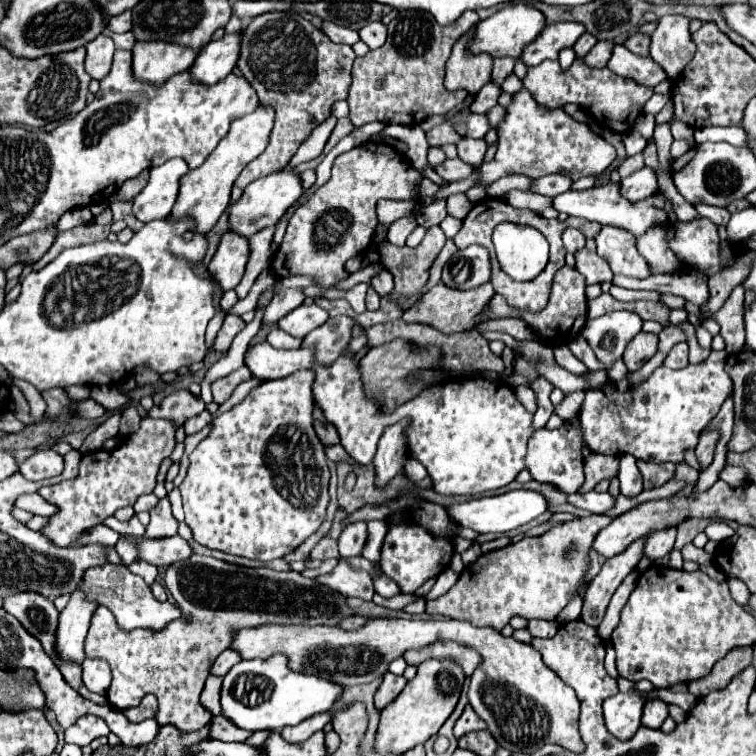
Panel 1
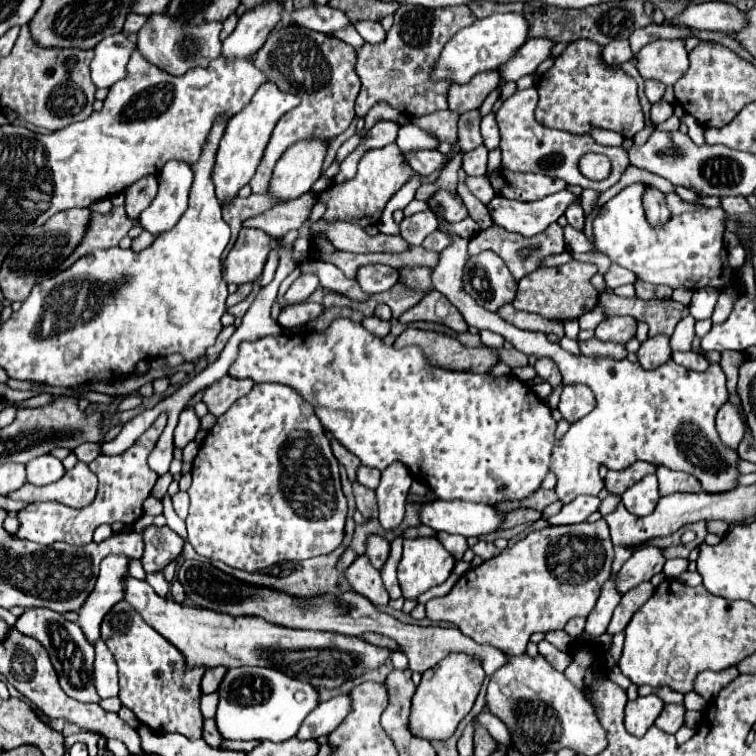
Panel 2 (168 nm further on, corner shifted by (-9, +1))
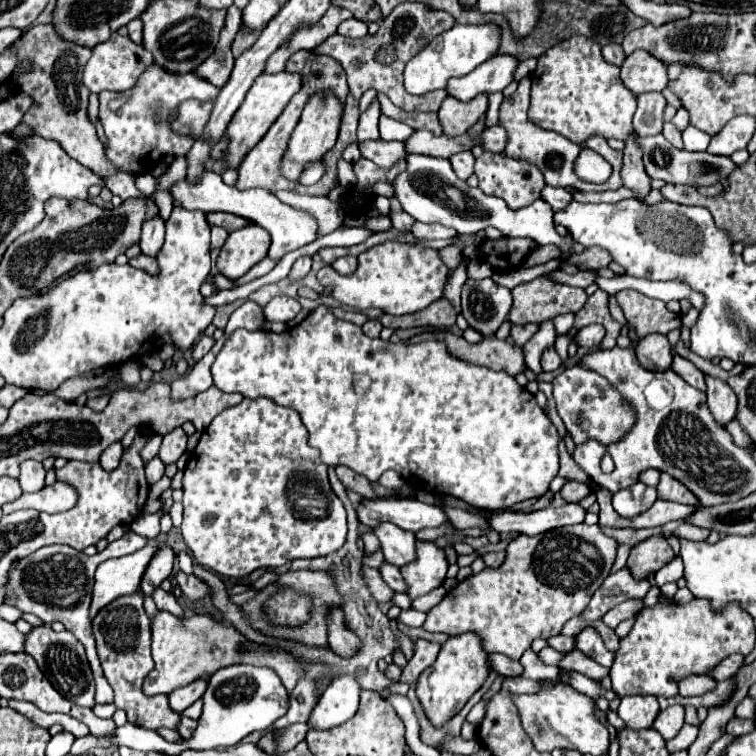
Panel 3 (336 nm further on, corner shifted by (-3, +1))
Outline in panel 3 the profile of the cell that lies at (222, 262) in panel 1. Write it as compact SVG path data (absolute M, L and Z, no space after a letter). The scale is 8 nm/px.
M257 224L231 232L217 258L217 270L229 280L241 278L267 256L269 242L269 232Z

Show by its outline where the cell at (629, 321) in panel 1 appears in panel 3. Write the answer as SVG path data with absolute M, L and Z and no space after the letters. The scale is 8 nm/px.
M591 324L577 332L577 342L583 348L593 348L603 340L603 336L605 336L605 328L601 324Z

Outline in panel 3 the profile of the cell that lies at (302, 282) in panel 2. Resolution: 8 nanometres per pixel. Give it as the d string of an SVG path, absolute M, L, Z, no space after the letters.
M303 256L293 264L293 268L289 272L289 280L291 282L301 280L301 278L305 278L309 274L309 270L311 270L311 256Z

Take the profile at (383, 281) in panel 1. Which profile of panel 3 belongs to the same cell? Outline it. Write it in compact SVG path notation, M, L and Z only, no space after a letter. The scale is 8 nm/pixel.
M345 256L345 258L337 258L333 264L331 264L339 274L343 276L349 276L353 274L353 270L357 270L357 258L355 256Z

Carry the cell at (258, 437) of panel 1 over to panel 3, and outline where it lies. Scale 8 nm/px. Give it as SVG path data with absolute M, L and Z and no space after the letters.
M255 398L255 400L243 400L241 404L223 410L221 414L217 414L213 418L213 422L205 428L205 432L199 438L197 448L193 450L191 460L187 462L185 468L185 476L183 476L183 524L181 524L181 534L183 540L187 544L187 550L193 554L195 562L203 564L209 570L215 570L221 576L231 576L231 578L245 578L249 576L253 570L257 568L279 568L285 566L291 560L297 558L317 558L317 556L327 556L335 550L339 550L339 546L343 546L345 536L347 536L347 516L345 516L345 508L343 502L337 498L337 494L333 492L329 478L327 478L327 466L319 462L317 450L313 450L309 446L309 434L301 422L301 416L295 414L295 410L289 410L285 406L277 406L273 400L269 398Z

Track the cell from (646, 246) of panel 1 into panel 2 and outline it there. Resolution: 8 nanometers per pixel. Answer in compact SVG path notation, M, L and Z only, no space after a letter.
M647 186L643 192L643 208L651 224L663 224L667 222L667 218L671 218L671 212L665 202L665 194L661 194L653 186Z

